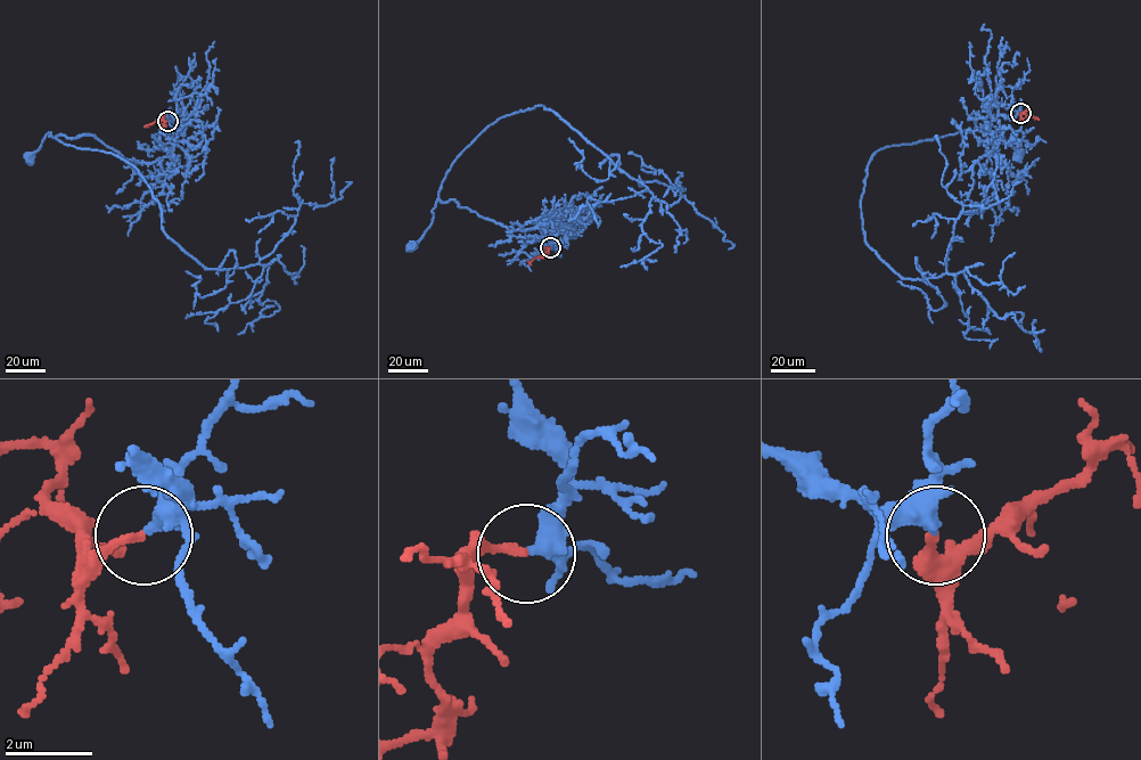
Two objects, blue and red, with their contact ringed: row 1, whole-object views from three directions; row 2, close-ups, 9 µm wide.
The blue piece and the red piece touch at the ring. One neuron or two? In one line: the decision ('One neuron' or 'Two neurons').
One neuron

